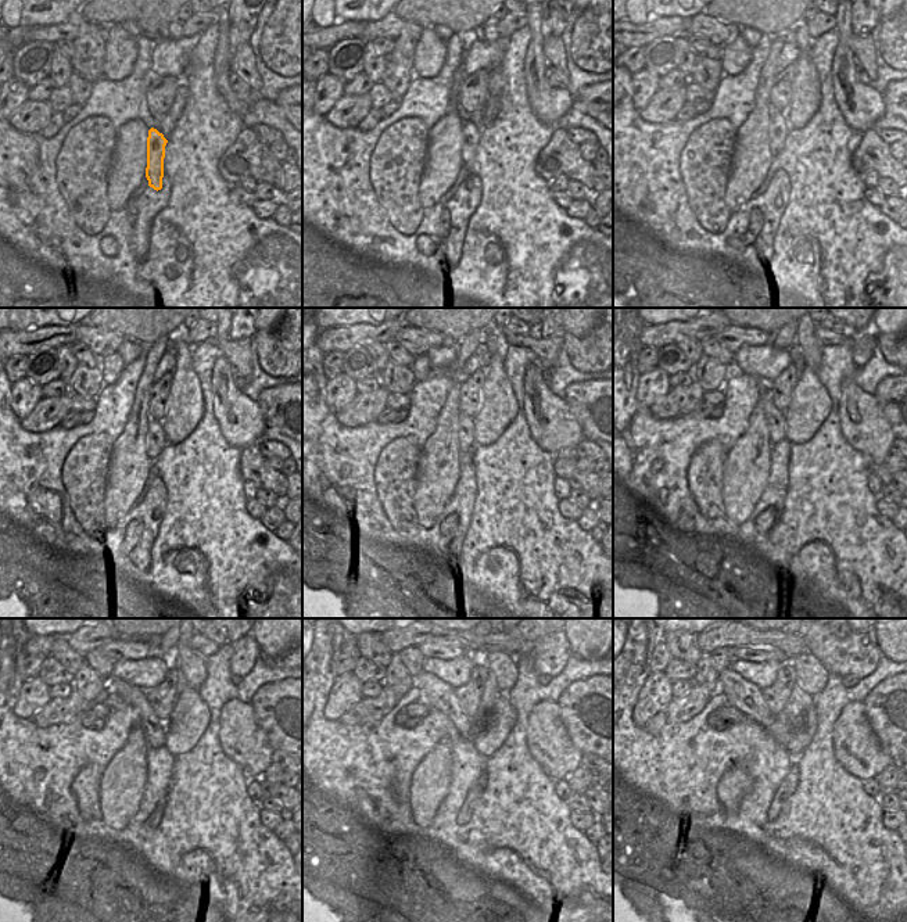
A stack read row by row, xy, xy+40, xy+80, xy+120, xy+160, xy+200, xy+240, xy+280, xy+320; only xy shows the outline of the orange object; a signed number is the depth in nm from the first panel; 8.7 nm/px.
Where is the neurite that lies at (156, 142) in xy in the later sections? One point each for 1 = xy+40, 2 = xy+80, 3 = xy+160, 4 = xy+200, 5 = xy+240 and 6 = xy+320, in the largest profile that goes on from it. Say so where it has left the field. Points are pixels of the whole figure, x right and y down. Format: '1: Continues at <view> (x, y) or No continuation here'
1: Continues at xy+40 (470, 135)
2: Continues at xy+80 (778, 129)
3: Continues at xy+160 (466, 424)
4: Continues at xy+200 (775, 419)
5: Continues at xy+240 (154, 728)
6: Continues at xy+320 (764, 717).

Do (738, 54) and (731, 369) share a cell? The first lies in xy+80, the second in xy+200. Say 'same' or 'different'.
same

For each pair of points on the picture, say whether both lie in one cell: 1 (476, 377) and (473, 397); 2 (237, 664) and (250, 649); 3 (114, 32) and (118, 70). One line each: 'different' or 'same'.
1: same
2: same
3: same

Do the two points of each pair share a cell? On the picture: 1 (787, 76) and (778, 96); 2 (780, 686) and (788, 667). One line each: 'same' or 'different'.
1: same
2: same

